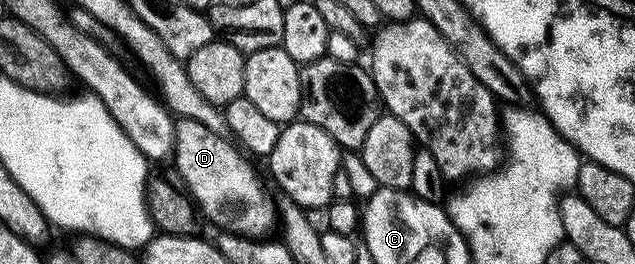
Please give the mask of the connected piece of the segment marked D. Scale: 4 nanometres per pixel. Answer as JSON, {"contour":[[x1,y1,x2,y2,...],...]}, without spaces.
{"contour":[[179,119,175,125,173,160,179,166,186,190,206,222,208,219,213,226,219,227,215,229,228,235,262,240,270,236,267,234,275,225,277,227,277,203,275,207,272,188,263,184,262,177,250,163,252,160,230,138,223,138,227,137,218,131,210,131,197,121]]}

